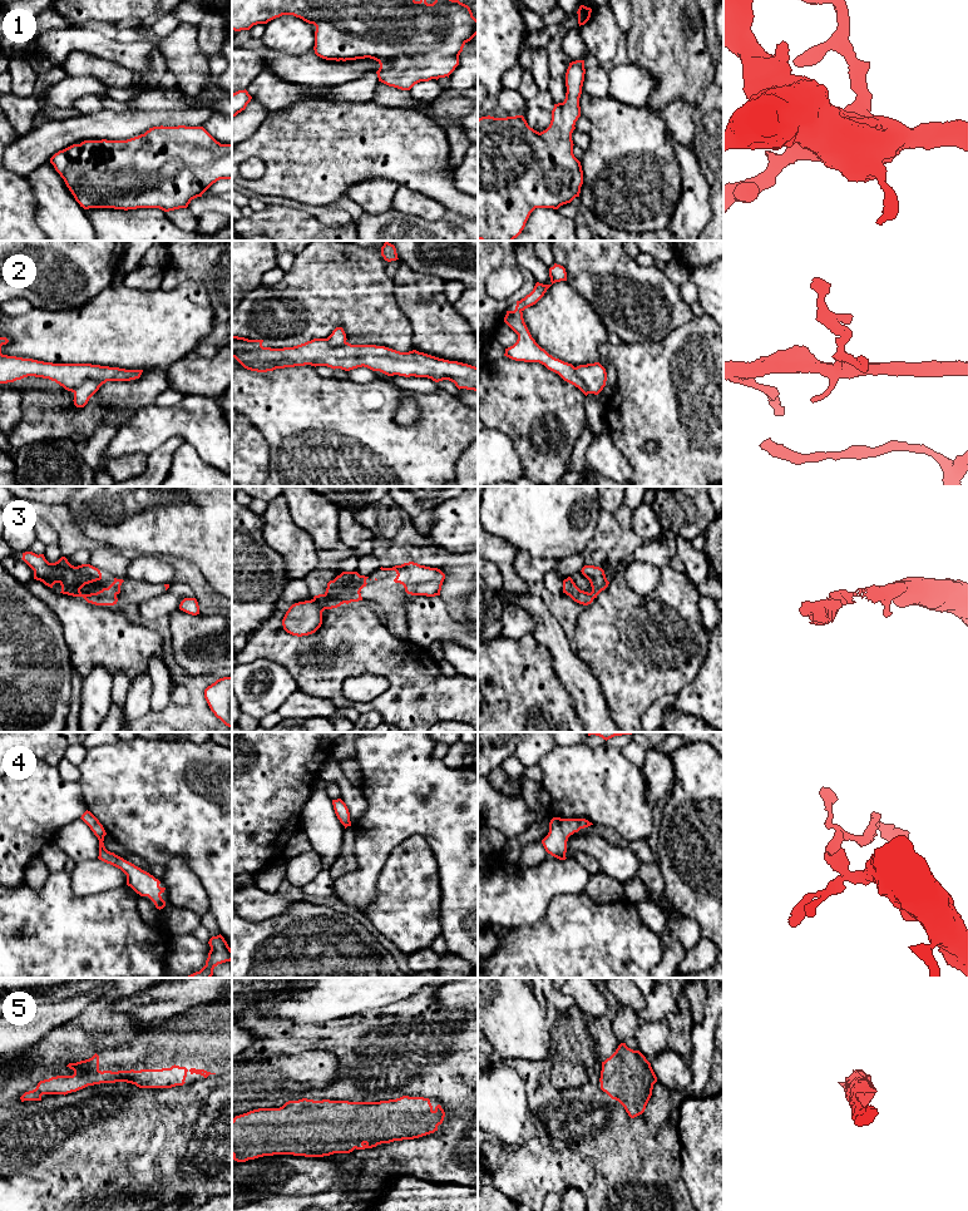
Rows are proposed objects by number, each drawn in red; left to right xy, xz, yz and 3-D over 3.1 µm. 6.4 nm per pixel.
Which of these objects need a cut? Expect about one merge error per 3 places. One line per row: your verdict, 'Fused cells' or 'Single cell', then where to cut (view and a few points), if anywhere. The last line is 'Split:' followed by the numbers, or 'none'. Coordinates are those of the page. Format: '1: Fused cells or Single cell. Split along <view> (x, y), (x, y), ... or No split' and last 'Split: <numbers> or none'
1: Single cell. No split
2: Fused cells. Split along xy (100, 385), (94, 380), (84, 380), (73, 391)
3: Single cell. No split
4: Single cell. No split
5: Single cell. No split
Split: 2

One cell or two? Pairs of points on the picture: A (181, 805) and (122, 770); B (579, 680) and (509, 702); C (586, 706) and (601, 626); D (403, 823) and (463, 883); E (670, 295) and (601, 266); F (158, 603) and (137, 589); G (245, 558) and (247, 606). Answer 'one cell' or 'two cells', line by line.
A: one cell
B: two cells
C: two cells
D: one cell
E: one cell
F: two cells
G: one cell

